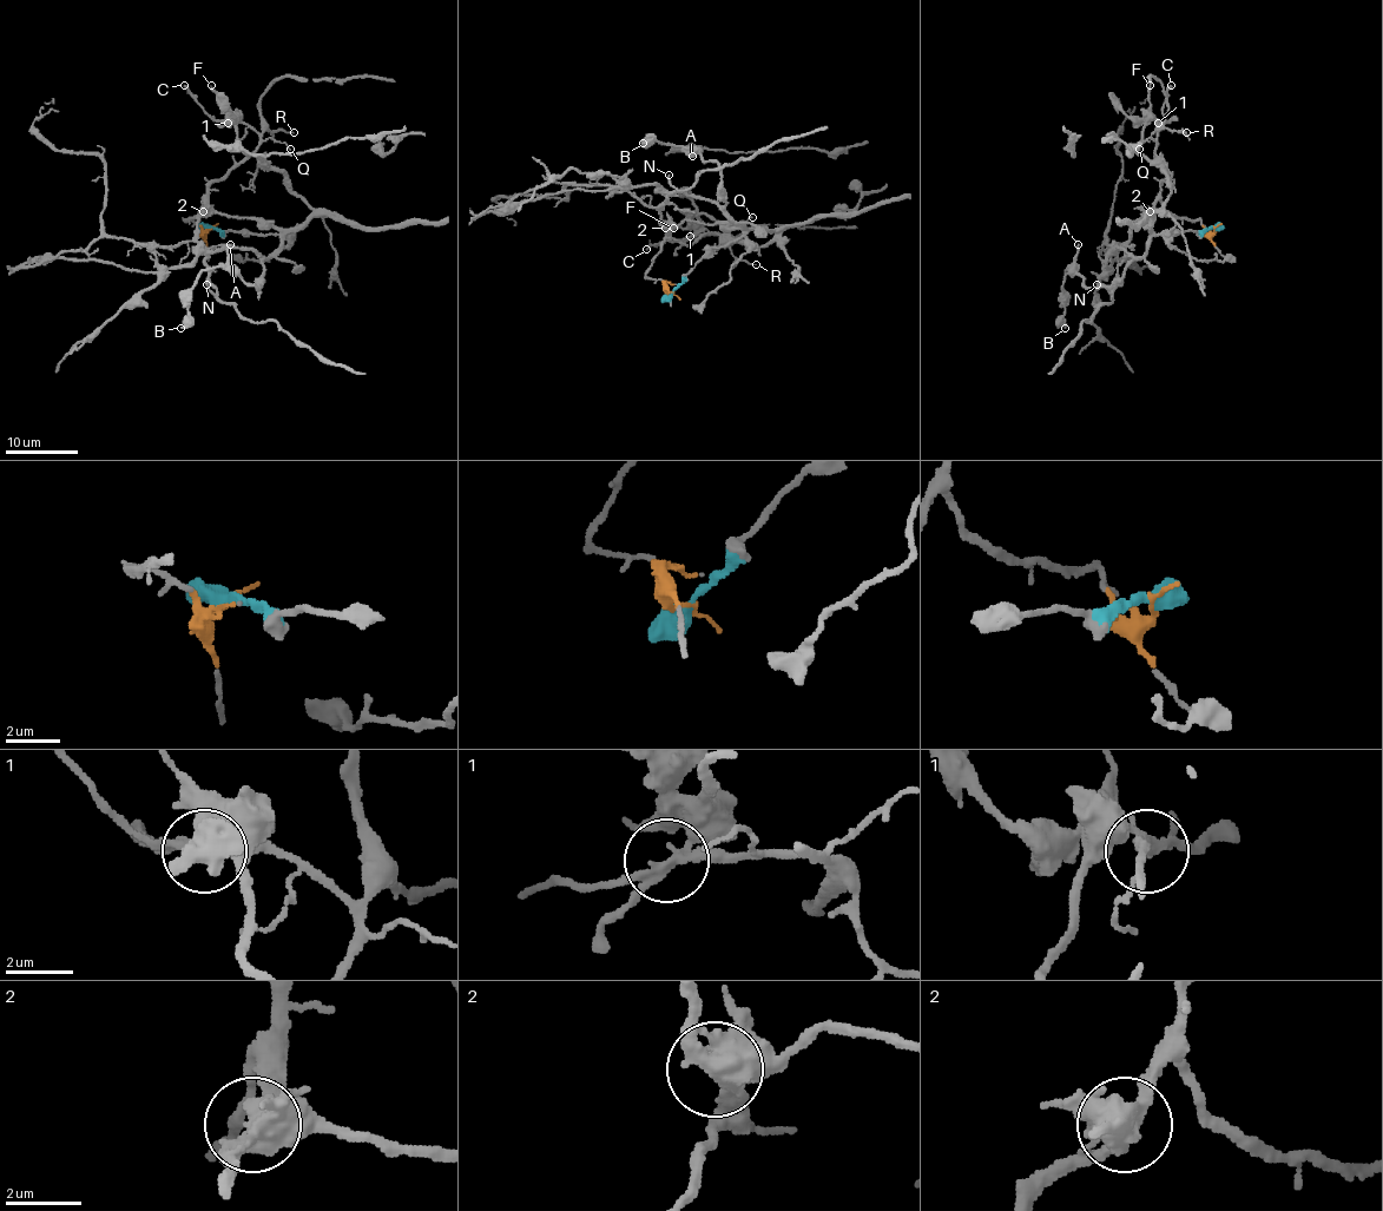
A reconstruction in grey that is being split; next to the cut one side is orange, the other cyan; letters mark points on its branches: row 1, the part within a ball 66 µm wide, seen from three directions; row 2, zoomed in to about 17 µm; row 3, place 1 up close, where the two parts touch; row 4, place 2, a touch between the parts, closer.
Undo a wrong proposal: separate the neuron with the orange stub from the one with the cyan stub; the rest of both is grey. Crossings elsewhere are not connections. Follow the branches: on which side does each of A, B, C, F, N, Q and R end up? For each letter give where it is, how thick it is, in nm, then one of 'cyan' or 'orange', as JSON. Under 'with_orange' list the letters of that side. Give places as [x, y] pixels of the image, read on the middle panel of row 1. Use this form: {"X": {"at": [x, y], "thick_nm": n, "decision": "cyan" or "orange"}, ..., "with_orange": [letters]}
{"A": {"at": [692, 156], "thick_nm": 240, "decision": "cyan"}, "B": {"at": [643, 143], "thick_nm": 320, "decision": "cyan"}, "C": {"at": [646, 249], "thick_nm": 240, "decision": "orange"}, "F": {"at": [673, 228], "thick_nm": 190, "decision": "cyan"}, "N": {"at": [669, 175], "thick_nm": 180, "decision": "orange"}, "Q": {"at": [752, 217], "thick_nm": 120, "decision": "orange"}, "R": {"at": [756, 264], "thick_nm": 140, "decision": "orange"}, "with_orange": ["C", "N", "Q", "R"]}

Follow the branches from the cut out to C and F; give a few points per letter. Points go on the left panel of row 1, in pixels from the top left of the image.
C: (209, 229), (184, 219), (259, 137), (242, 123), (215, 120), (184, 85)
F: (209, 229), (283, 235), (313, 211), (280, 171), (236, 146), (232, 116), (211, 85)

